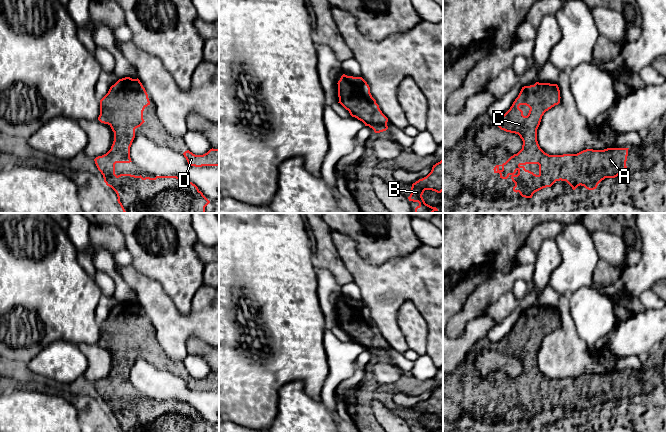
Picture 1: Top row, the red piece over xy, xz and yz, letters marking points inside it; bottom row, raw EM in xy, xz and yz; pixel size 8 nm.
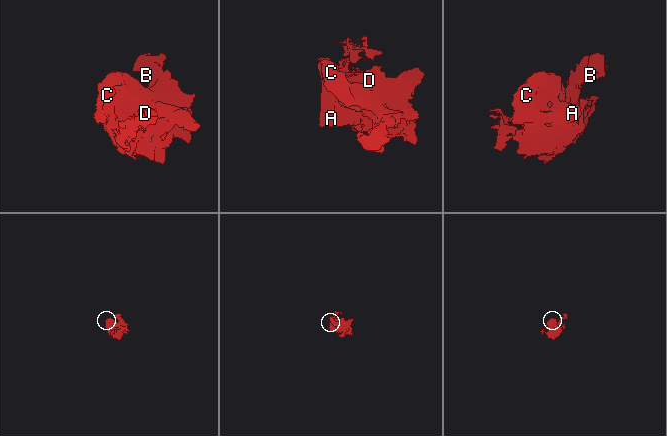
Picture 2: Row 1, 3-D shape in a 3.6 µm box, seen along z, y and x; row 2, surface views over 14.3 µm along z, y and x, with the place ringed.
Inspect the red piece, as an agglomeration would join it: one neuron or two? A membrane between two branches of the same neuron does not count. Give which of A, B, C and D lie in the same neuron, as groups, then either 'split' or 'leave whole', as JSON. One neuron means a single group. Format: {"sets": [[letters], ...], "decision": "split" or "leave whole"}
{"sets": [["A", "B", "C", "D"]], "decision": "leave whole"}

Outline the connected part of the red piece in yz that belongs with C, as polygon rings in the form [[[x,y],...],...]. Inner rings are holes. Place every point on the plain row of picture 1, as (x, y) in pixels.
[[[539,307],[522,311],[518,321],[510,333],[499,342],[495,348],[506,356],[515,357],[523,365],[522,373],[511,380],[502,389],[494,391],[494,397],[499,397],[500,402],[509,400],[515,407],[514,416],[519,416],[522,421],[532,422],[533,418],[543,412],[551,411],[556,405],[566,405],[573,414],[578,410],[584,410],[588,414],[594,414],[605,402],[615,402],[627,393],[626,385],[629,372],[607,372],[604,374],[586,373],[577,378],[549,379],[539,370],[537,365],[537,353],[542,340],[546,335],[560,327],[560,314],[557,308]],[[520,329],[530,332],[527,340],[523,339]],[[526,388],[538,388],[539,398],[526,394]]]

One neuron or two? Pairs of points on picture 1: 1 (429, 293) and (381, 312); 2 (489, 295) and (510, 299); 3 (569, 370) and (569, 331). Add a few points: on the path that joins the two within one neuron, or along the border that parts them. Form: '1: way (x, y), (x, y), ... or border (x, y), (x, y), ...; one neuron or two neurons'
1: way (417, 293), (400, 293), (393, 300); one neuron
2: border (512, 290), (504, 293), (483, 313); two neurons
3: way (569, 360), (569, 341); one neuron

